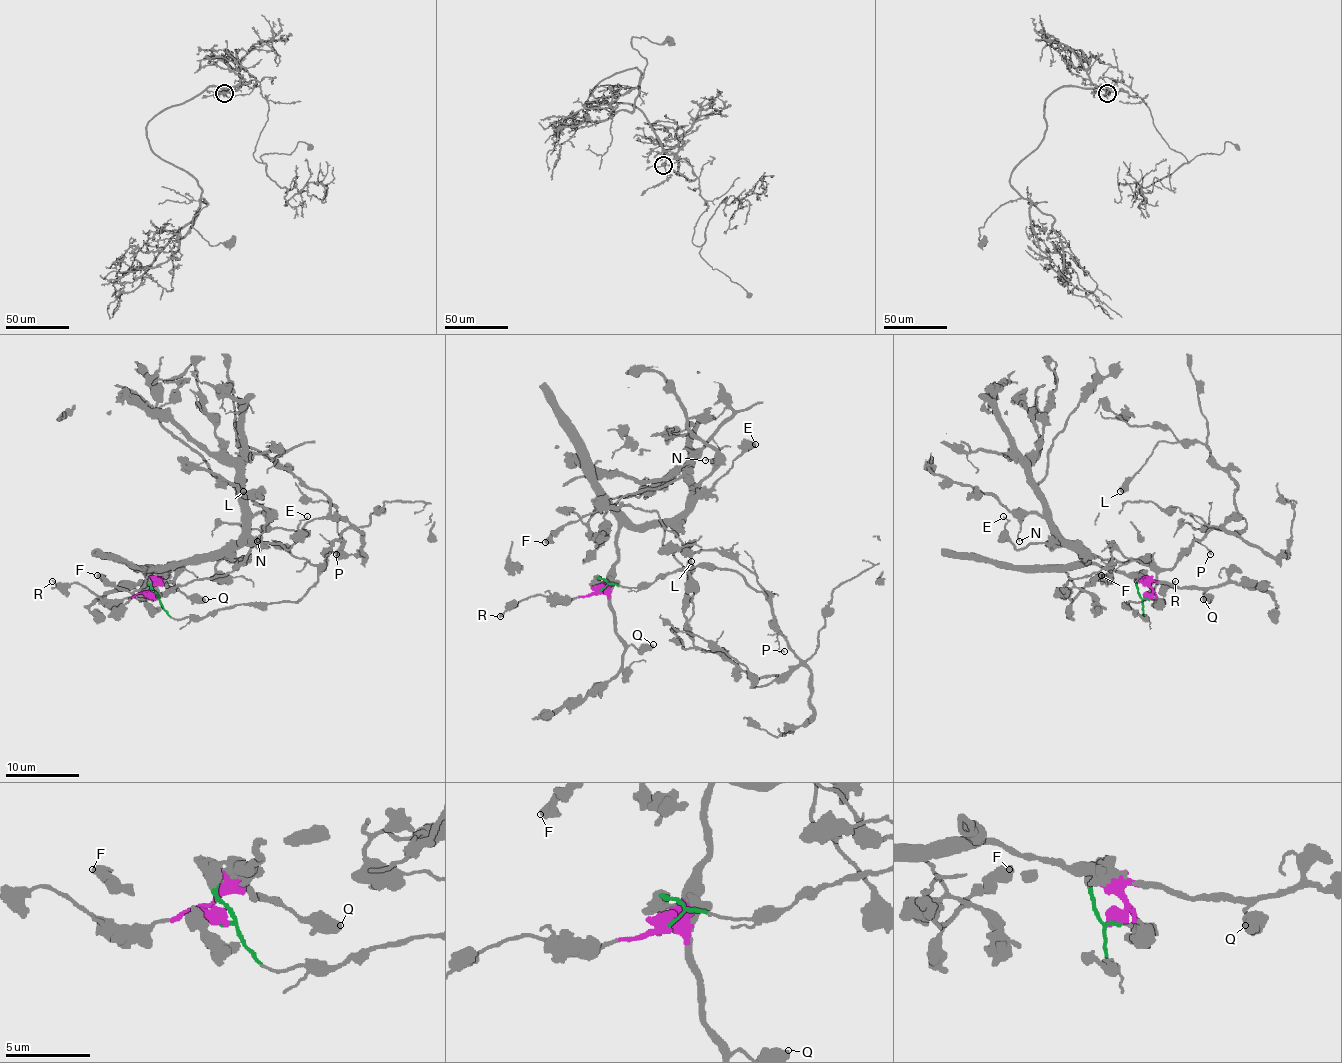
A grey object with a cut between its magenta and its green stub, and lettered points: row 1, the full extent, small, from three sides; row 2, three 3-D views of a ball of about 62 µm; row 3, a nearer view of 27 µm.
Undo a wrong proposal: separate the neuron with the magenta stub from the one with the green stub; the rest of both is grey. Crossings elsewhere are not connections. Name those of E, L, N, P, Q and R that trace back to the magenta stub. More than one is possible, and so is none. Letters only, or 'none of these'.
E, N, Q, R

